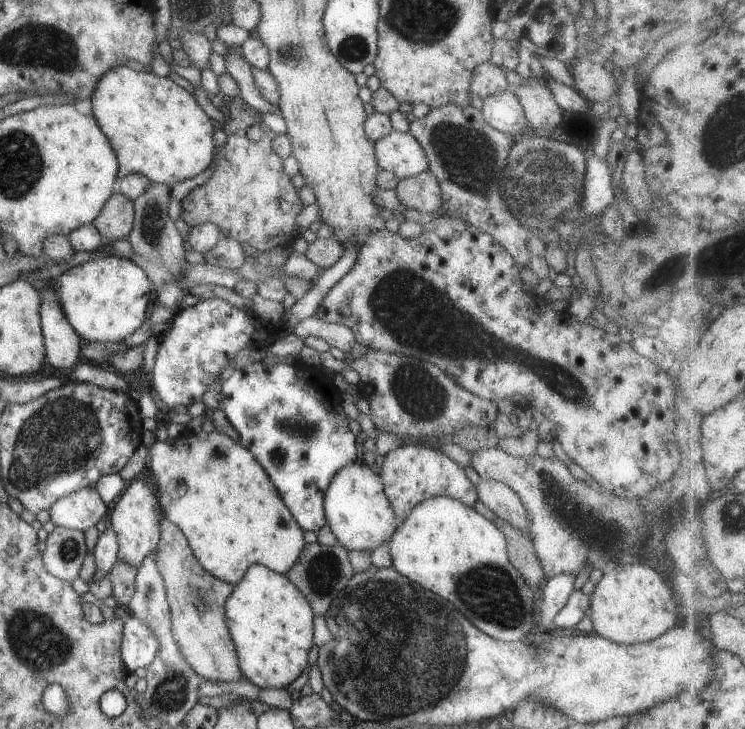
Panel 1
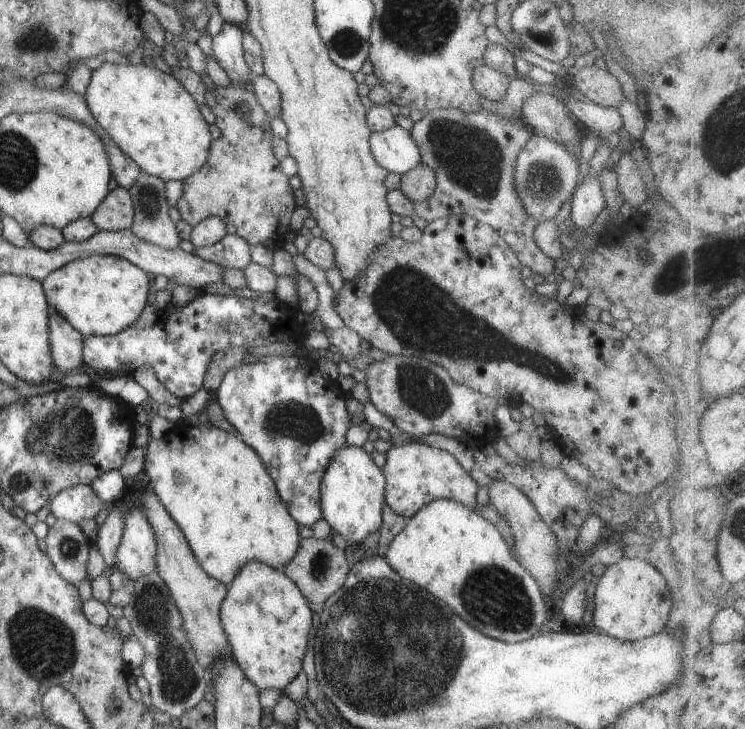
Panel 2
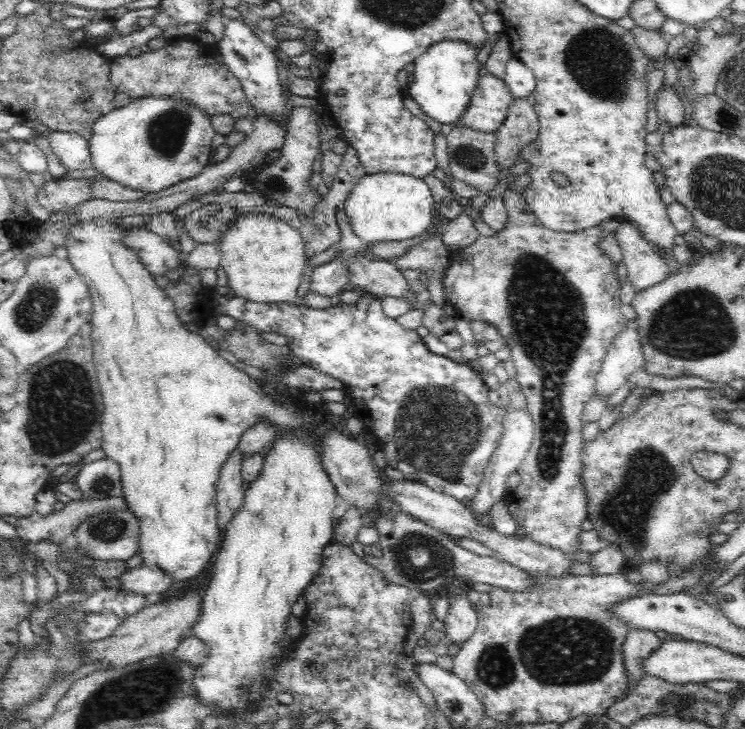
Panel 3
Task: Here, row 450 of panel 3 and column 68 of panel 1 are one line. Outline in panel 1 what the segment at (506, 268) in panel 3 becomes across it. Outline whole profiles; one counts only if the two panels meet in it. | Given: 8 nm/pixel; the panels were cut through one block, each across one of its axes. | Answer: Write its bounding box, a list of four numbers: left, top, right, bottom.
[41,526,87,583]

